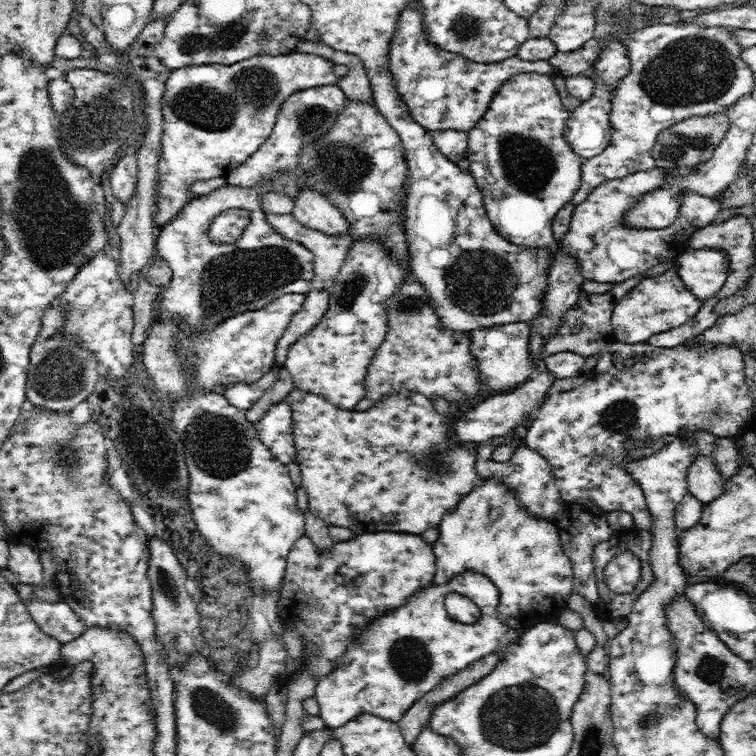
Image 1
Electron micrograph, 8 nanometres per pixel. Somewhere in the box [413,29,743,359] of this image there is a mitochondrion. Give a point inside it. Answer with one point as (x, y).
(692, 70)

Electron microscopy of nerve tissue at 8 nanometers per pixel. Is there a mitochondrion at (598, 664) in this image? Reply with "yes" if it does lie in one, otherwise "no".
no

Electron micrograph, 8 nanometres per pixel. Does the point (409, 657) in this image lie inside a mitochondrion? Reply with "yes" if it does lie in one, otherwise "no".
yes

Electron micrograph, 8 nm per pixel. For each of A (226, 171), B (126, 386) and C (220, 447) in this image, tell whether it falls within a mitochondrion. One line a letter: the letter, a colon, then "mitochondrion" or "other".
A: other
B: other
C: mitochondrion

